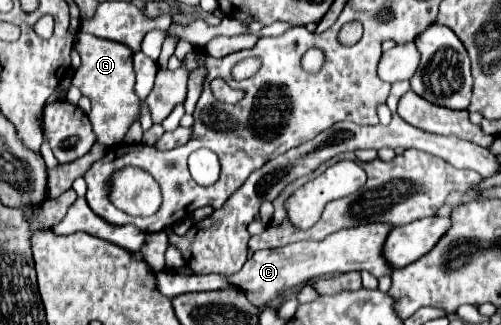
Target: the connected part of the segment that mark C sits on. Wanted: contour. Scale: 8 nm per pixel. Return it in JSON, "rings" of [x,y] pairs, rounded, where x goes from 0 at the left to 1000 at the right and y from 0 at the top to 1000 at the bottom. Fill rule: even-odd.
{"rings":[[[727,689],[715,702],[695,702],[683,714],[667,714],[651,726],[639,745],[591,745],[567,763],[551,769],[515,769],[503,782],[503,794],[491,800],[487,825],[471,849],[367,849],[351,831],[331,831],[311,843],[315,892],[347,917],[367,898],[401,898],[429,892],[475,892],[487,898],[487,911],[515,948],[531,942],[535,929],[551,923],[567,892],[603,880],[619,868],[623,855],[651,849],[651,843],[687,843],[699,831],[735,831],[743,849],[758,855],[766,843],[778,843],[778,818],[770,818],[770,800],[762,794],[762,751],[770,738],[770,714],[778,714],[774,689]]]}

